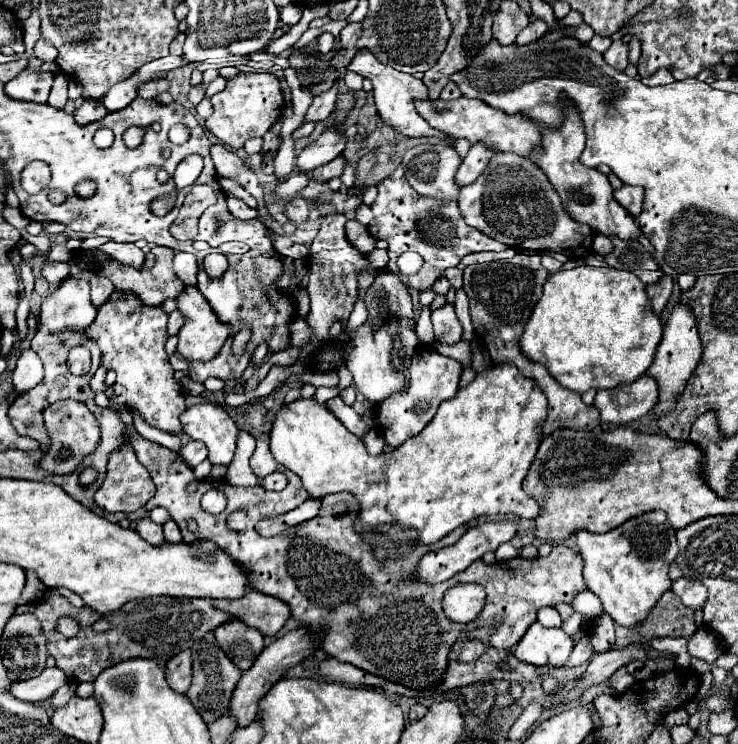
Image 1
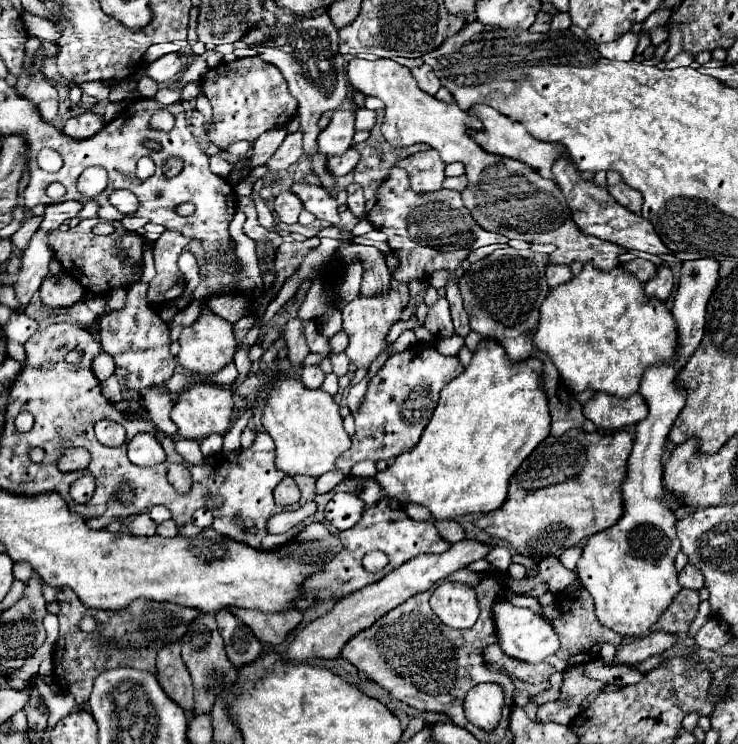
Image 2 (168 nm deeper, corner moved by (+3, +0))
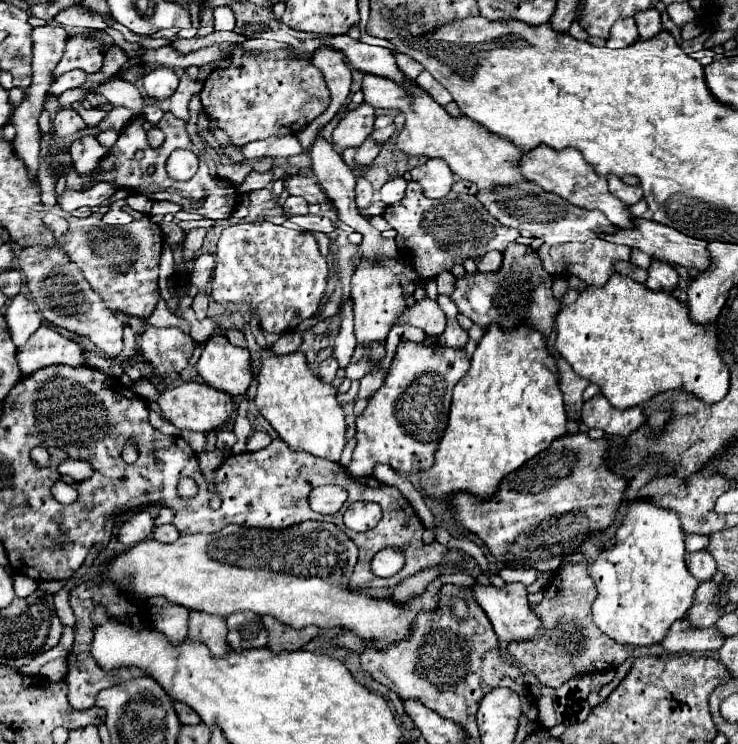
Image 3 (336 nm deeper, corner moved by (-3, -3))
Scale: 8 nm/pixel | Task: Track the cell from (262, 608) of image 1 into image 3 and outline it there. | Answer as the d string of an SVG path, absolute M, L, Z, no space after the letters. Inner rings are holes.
M262 616L262 622L268 630L268 646L272 652L294 652L300 650L304 644L308 644L314 636L318 636L318 626L308 626L302 630L294 630L282 622L278 622L272 616Z

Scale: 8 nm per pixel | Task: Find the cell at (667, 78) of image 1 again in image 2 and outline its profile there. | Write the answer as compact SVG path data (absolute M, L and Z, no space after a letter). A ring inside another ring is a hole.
M680 53L678 57L674 57L670 63L658 63L658 69L664 71L664 69L676 69L676 67L688 67L694 63L694 55L690 53Z

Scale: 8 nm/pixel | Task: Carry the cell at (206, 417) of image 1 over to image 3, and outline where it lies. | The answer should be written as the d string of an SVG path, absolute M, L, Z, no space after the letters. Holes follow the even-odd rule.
M184 382L180 386L168 388L160 398L158 398L158 406L162 408L162 414L168 422L172 422L176 428L180 430L196 430L196 432L210 432L214 428L222 428L232 412L234 412L234 404L232 404L232 396L226 392L220 392L208 384L196 384L196 382Z

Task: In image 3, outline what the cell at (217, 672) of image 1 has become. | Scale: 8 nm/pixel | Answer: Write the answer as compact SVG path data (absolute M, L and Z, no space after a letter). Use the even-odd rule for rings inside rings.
M196 610L190 612L188 636L204 642L214 656L224 656L228 652L226 620L222 616L212 616Z

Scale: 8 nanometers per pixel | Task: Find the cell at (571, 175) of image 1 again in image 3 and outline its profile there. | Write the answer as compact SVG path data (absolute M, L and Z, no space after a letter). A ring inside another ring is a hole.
M638 220L636 222L636 228L634 230L616 230L614 234L606 234L604 236L608 242L616 242L616 244L624 244L624 246L630 246L630 248L638 248L642 252L646 252L648 256L656 258L656 260L664 260L664 262L670 262L672 266L686 266L686 268L696 268L698 272L704 272L708 266L710 266L710 254L708 254L708 242L706 240L698 240L698 238L692 238L688 234L682 234L670 226L664 226L664 224L658 224L654 220L644 220L642 222Z

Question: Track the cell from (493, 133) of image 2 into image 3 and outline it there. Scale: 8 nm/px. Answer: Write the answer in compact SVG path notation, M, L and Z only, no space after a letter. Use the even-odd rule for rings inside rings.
M538 146L530 152L522 152L520 170L528 180L536 182L546 192L554 192L554 194L566 198L570 204L576 204L576 206L582 206L588 210L602 210L606 214L606 218L612 224L616 224L618 228L634 228L636 216L630 214L630 210L628 210L630 204L626 204L610 194L608 178L596 174L596 170L592 170L592 166L588 166L584 156L580 152L576 152L576 148L554 150L550 146Z

